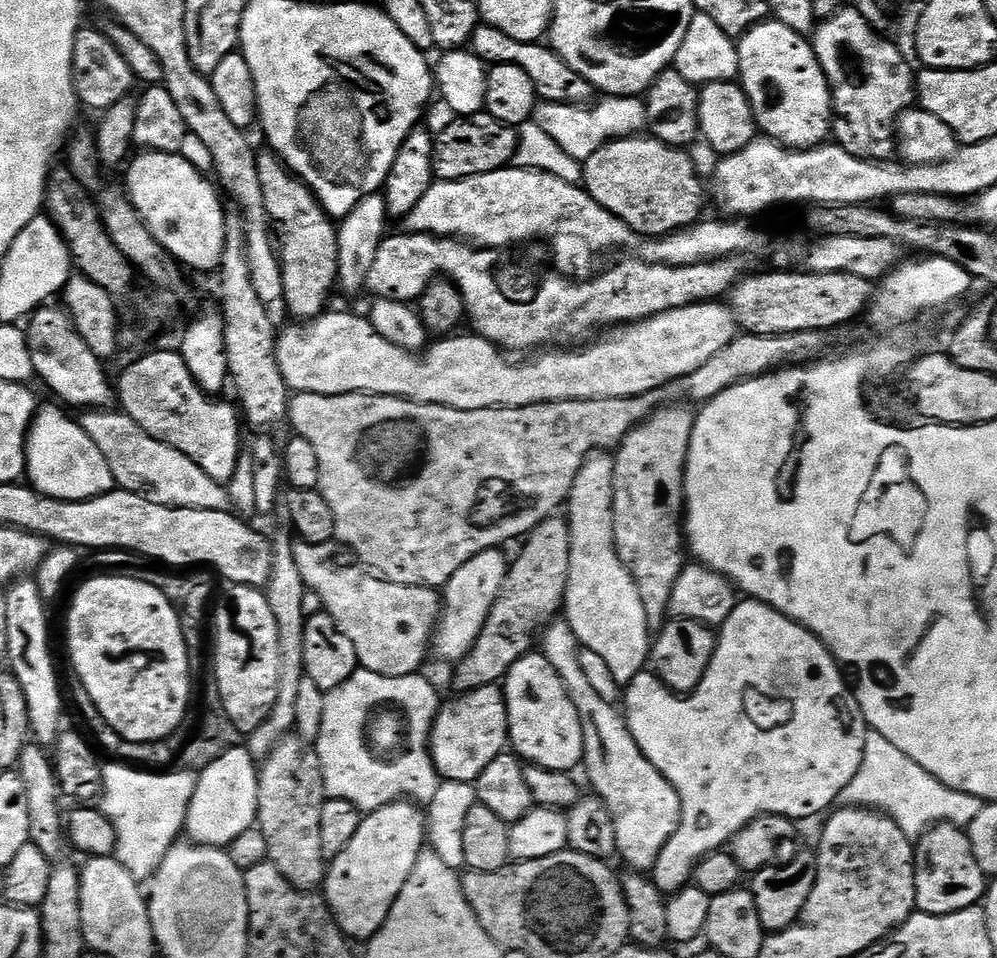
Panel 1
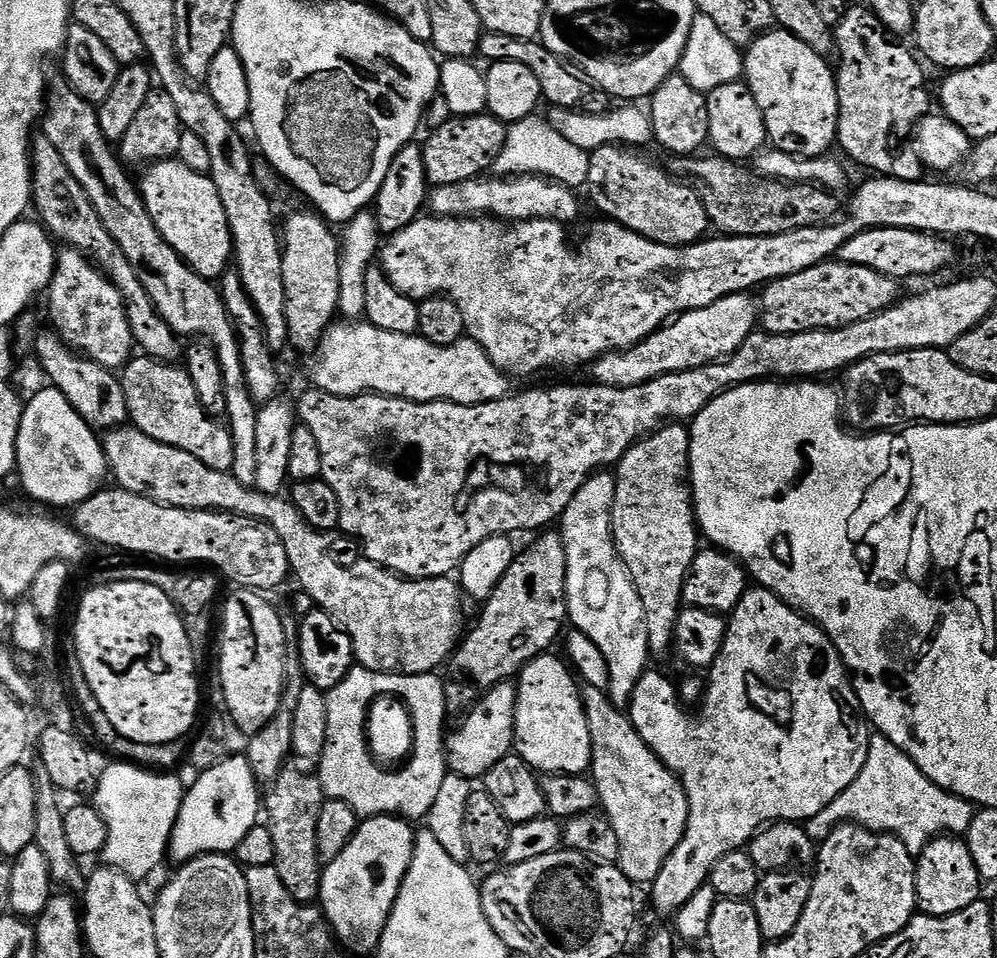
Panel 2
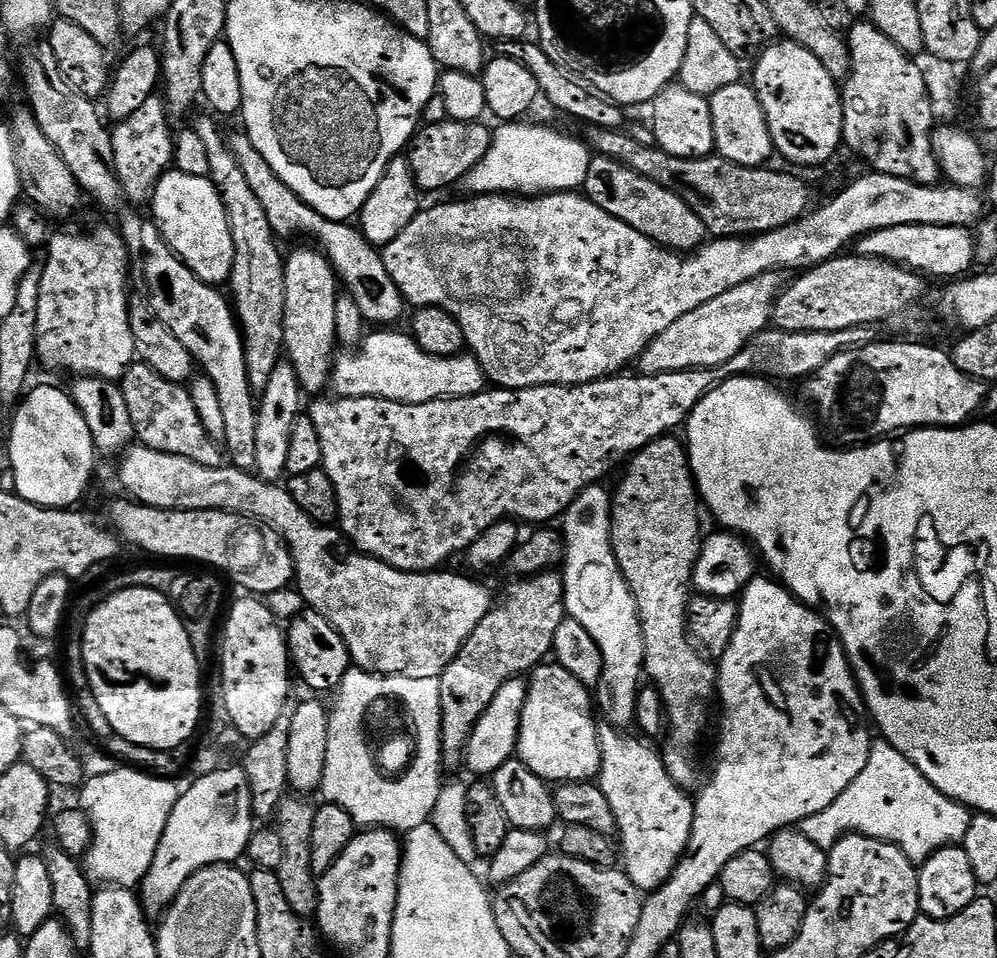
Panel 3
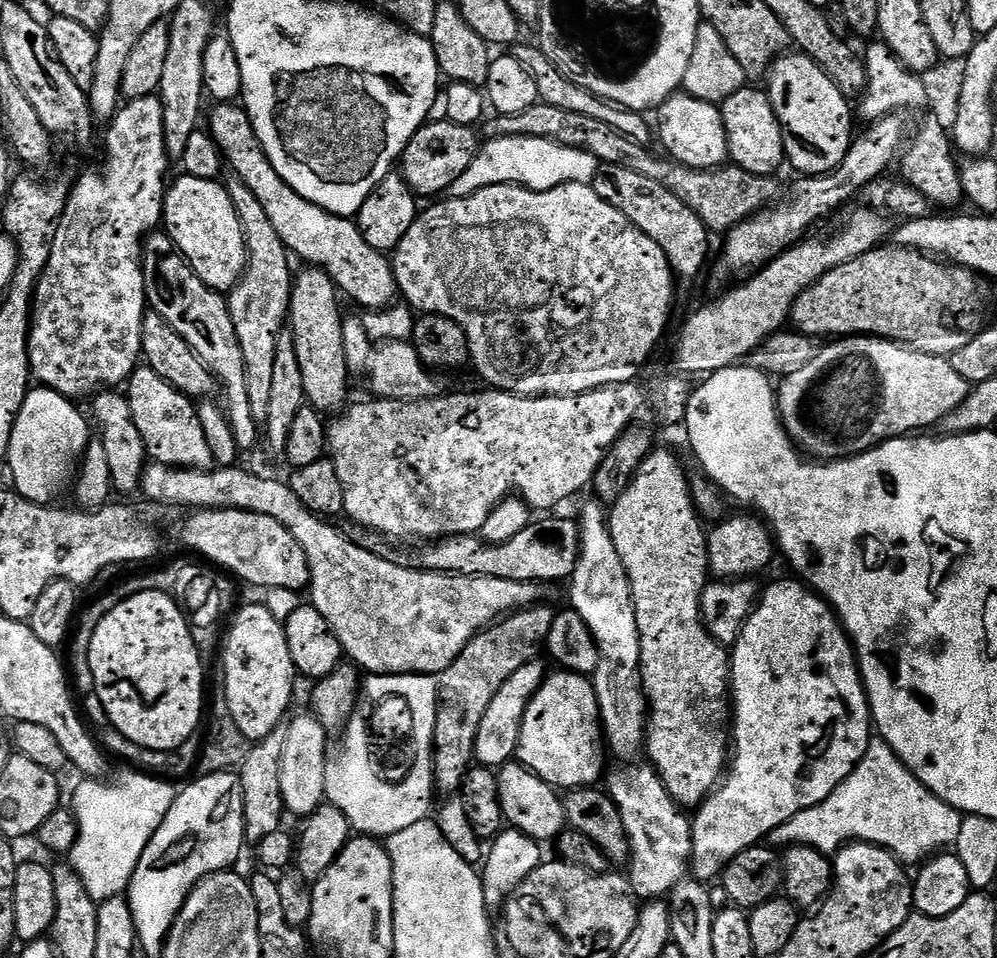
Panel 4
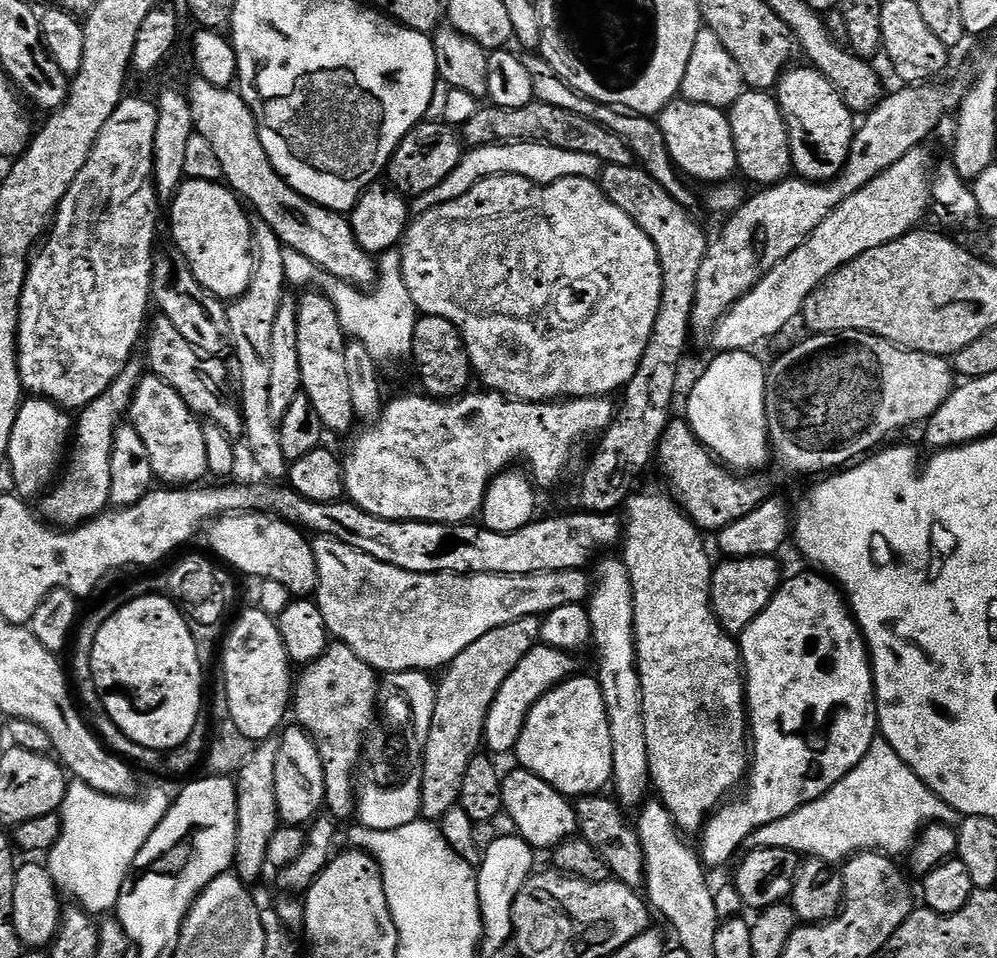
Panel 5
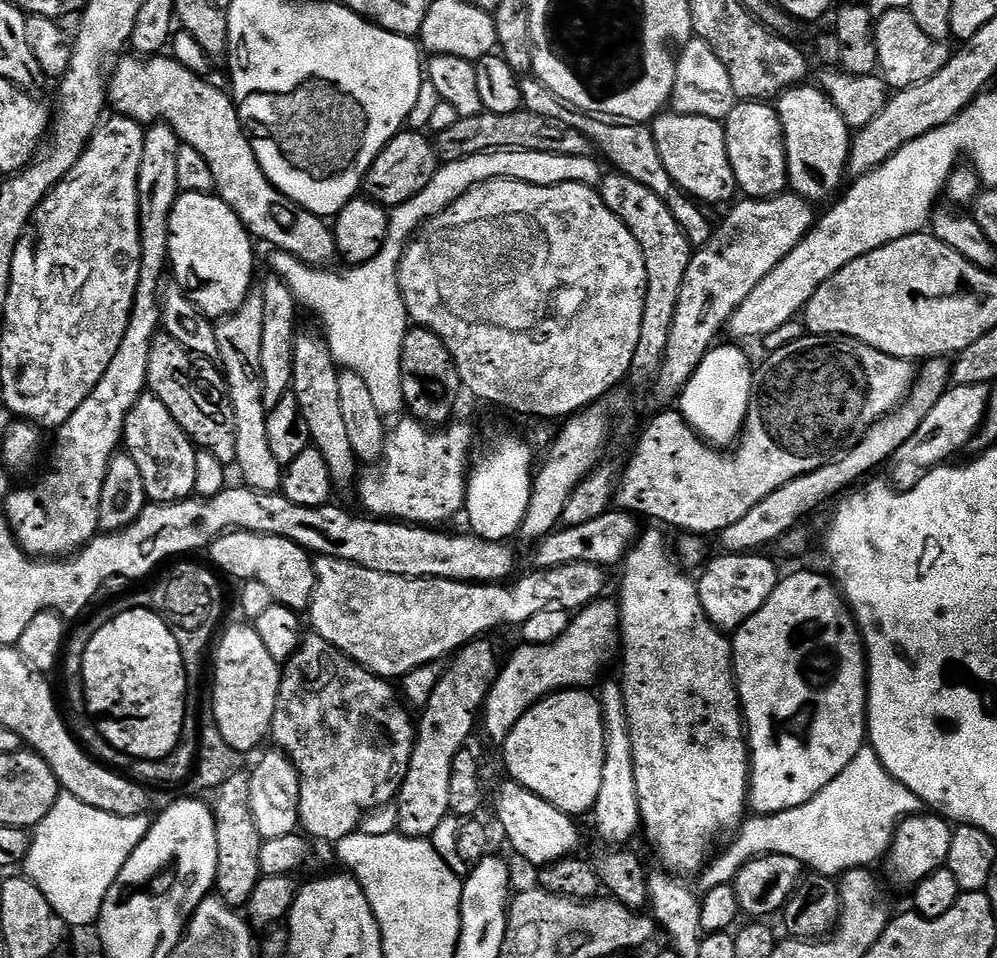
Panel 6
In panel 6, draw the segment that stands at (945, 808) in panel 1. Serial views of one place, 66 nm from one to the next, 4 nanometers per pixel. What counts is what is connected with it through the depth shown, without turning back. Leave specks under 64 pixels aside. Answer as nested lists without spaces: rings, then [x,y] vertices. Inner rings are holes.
[[[865,746],[850,762],[850,766],[846,766],[846,770],[842,770],[842,774],[834,778],[834,782],[830,782],[821,792],[814,794],[810,802],[802,806],[794,806],[790,810],[756,814],[753,815],[753,820],[752,817],[745,819],[735,835],[731,837],[732,845],[720,857],[717,855],[699,873],[701,889],[709,892],[718,886],[732,884],[742,870],[742,866],[746,866],[746,862],[750,862],[756,856],[769,856],[771,852],[790,854],[811,867],[813,864],[817,873],[833,878],[849,872],[851,868],[867,868],[875,865],[875,860],[879,856],[881,859],[887,853],[888,847],[892,845],[892,839],[896,836],[896,829],[900,827],[900,823],[908,816],[917,815],[921,811],[920,806],[922,806],[922,799],[919,793],[912,792],[903,780],[897,780],[889,772],[875,748]]]

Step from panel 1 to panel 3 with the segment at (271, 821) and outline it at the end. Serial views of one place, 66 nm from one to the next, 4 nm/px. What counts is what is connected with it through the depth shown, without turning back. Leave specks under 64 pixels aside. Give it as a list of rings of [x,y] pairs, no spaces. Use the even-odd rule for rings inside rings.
[[[300,794],[285,795],[280,807],[276,809],[274,827],[278,838],[282,838],[282,866],[276,868],[275,874],[286,894],[290,910],[299,916],[315,917],[316,903],[320,897],[318,874],[312,869],[312,847],[310,837],[314,834],[314,814],[317,805]]]

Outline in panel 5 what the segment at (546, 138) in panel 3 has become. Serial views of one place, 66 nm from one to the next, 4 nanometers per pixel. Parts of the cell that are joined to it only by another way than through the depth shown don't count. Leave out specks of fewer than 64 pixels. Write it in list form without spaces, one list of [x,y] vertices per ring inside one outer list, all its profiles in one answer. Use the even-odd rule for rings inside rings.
[[[542,142],[538,144],[487,144],[481,148],[471,149],[461,160],[460,165],[450,170],[450,174],[446,174],[446,178],[442,178],[438,186],[434,186],[434,190],[415,197],[414,208],[417,213],[428,212],[440,204],[462,198],[462,194],[469,192],[476,185],[477,180],[484,180],[488,176],[521,176],[536,184],[553,184],[562,178],[596,180],[601,169],[602,162],[590,154],[578,154],[574,150],[558,150]]]

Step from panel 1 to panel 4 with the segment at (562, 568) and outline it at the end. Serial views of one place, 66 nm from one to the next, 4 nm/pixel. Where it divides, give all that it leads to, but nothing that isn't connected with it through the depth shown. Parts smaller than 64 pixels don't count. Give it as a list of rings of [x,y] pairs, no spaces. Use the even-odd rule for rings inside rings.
[[[540,607],[522,608],[518,612],[503,617],[499,622],[489,624],[456,655],[454,662],[445,672],[439,673],[440,697],[436,707],[434,738],[432,739],[432,779],[437,793],[459,793],[469,769],[473,767],[478,726],[482,726],[482,718],[486,714],[490,702],[494,702],[494,694],[498,694],[498,690],[502,690],[502,682],[506,682],[506,678],[510,678],[510,674],[514,674],[514,670],[518,670],[524,664],[533,663],[537,659],[536,651],[539,648],[541,651],[545,647],[556,612],[553,609]]]

